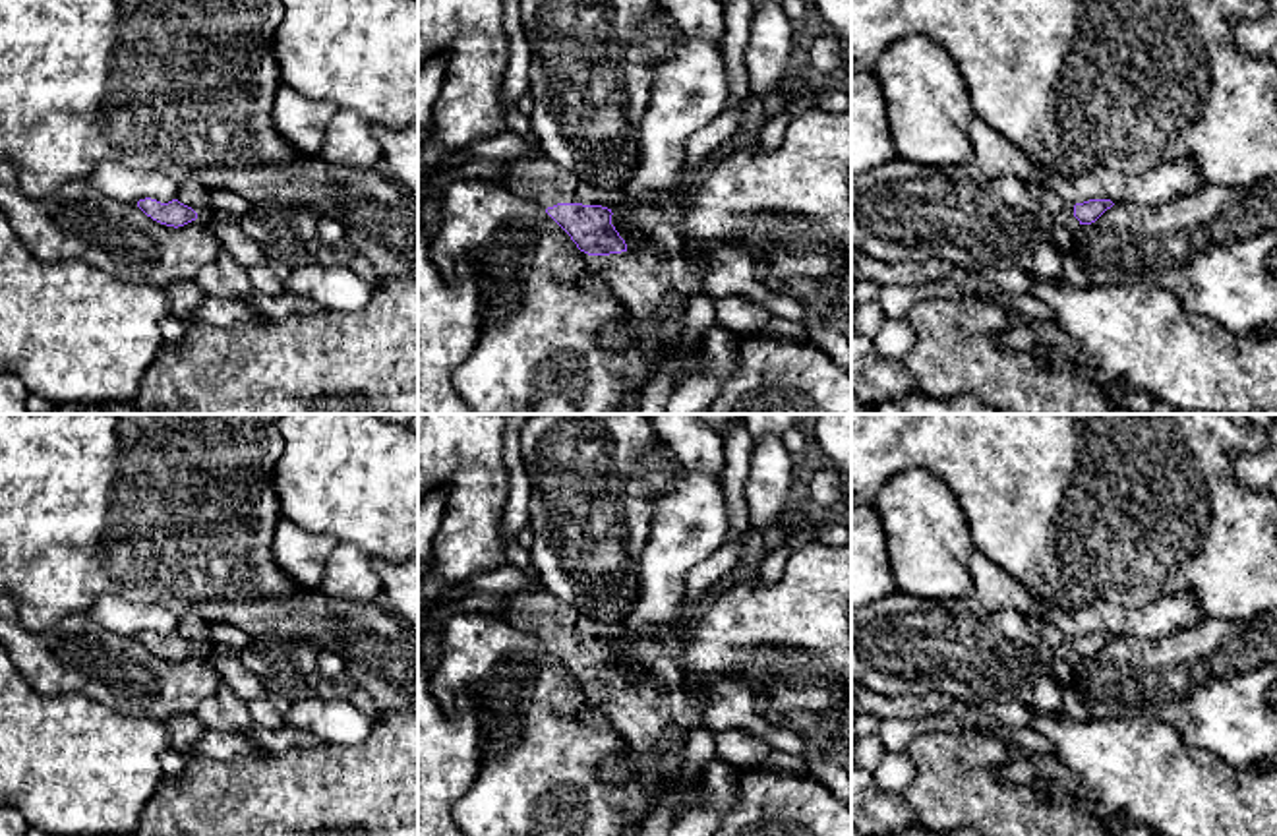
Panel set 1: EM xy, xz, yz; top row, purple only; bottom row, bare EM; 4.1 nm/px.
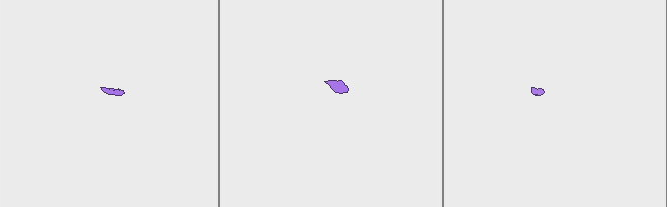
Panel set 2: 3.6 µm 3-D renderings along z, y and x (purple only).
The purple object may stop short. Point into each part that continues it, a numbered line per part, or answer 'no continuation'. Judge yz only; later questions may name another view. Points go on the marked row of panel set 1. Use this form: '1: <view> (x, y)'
1: yz (1059, 208)

